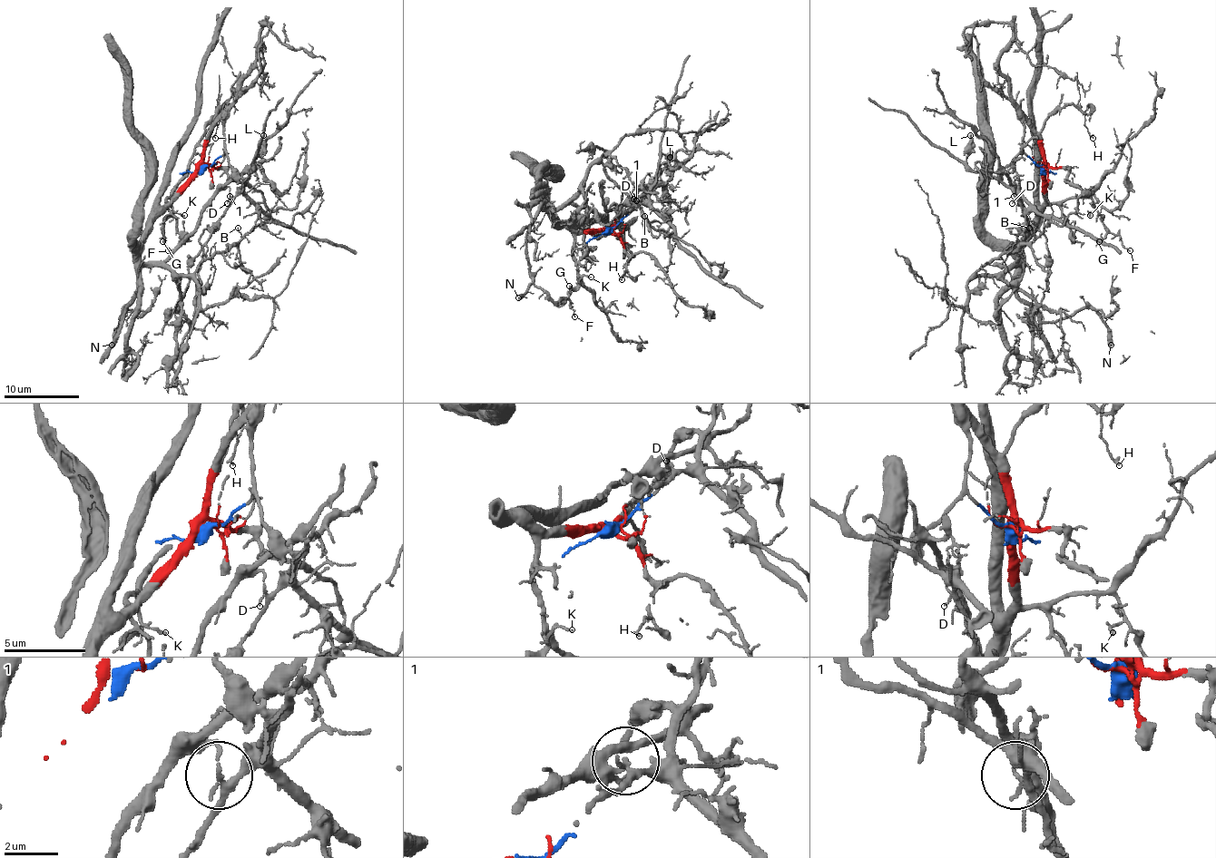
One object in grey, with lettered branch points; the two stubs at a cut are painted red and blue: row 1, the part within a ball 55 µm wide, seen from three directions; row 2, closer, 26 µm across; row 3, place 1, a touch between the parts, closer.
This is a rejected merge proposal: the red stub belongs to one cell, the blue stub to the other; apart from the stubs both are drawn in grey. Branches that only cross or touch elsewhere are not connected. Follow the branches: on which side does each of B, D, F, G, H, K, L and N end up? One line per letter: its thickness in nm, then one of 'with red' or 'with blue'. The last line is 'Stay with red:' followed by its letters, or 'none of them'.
B: calibre 110 nm; with red
D: calibre 100 nm; with red
F: calibre 100 nm; with red
G: calibre 120 nm; with red
H: calibre 130 nm; with red
K: calibre 140 nm; with red
L: calibre 260 nm; with blue
N: calibre 420 nm; with red
Stay with red: B, D, F, G, H, K, N

